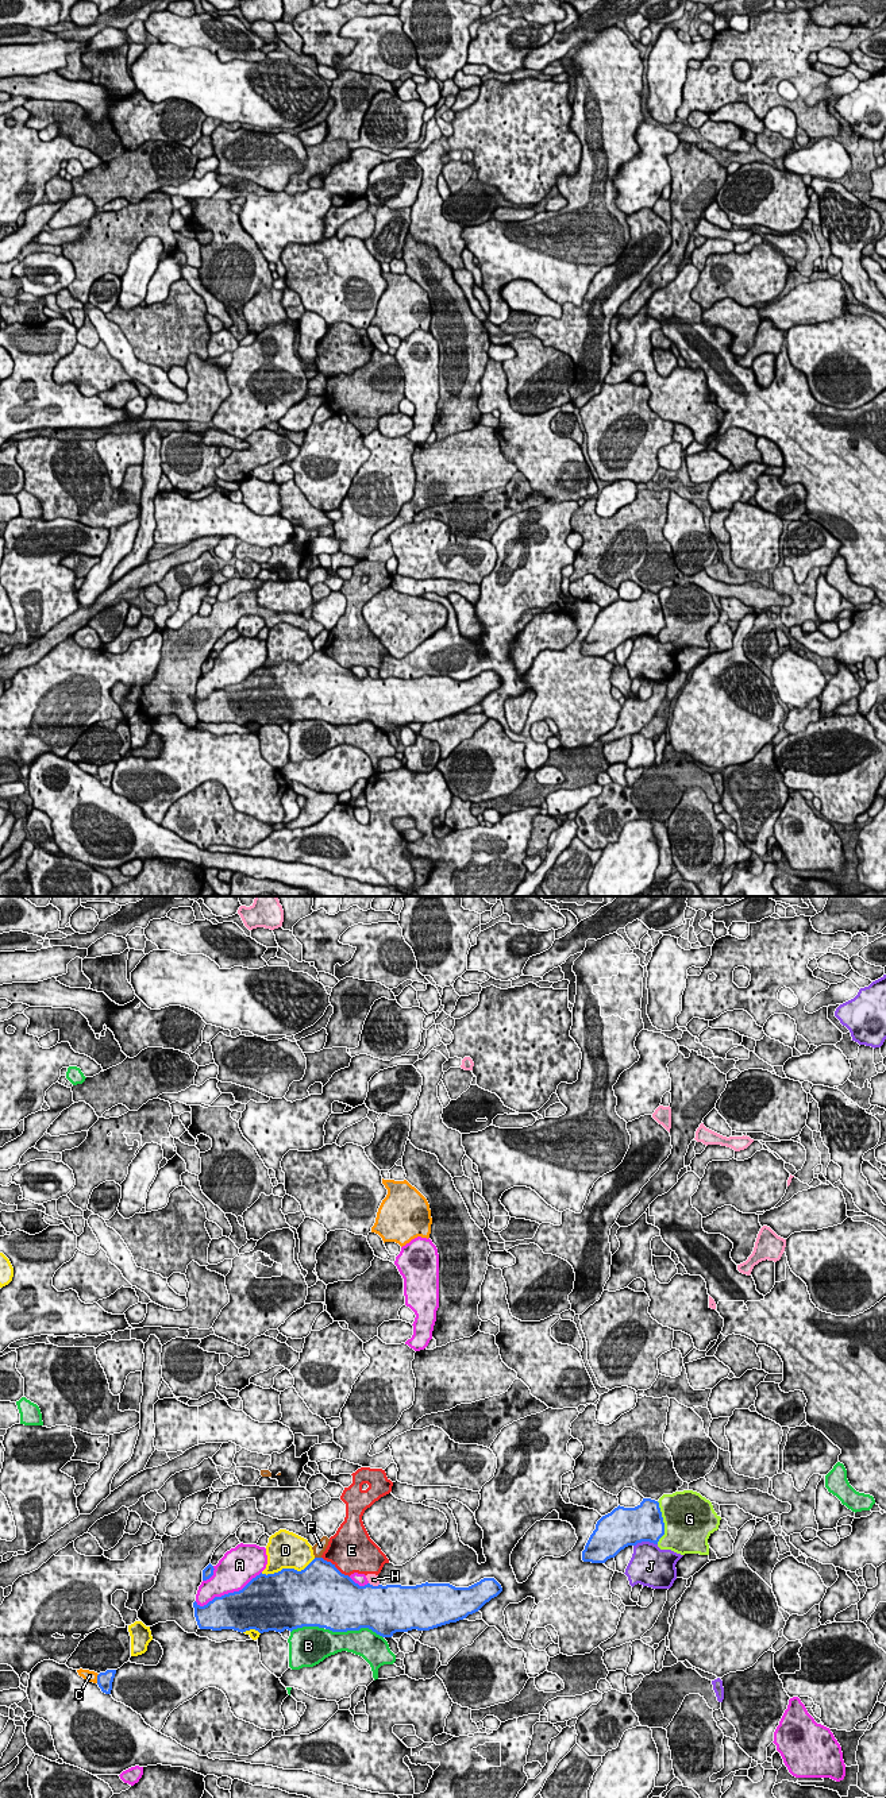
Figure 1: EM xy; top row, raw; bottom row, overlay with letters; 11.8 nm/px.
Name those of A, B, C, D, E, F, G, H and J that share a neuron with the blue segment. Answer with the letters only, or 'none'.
none

